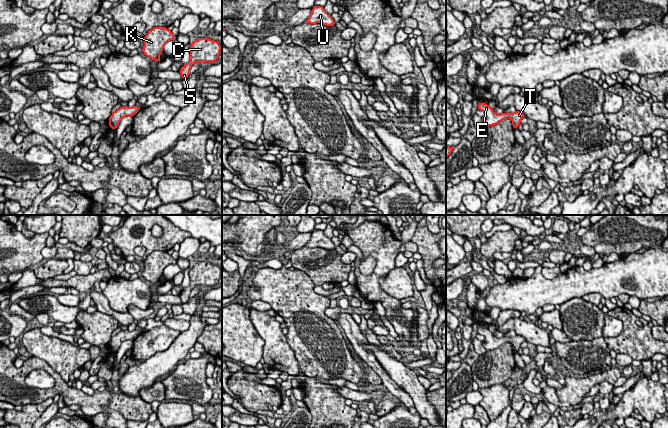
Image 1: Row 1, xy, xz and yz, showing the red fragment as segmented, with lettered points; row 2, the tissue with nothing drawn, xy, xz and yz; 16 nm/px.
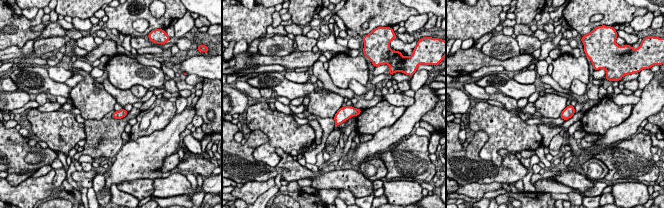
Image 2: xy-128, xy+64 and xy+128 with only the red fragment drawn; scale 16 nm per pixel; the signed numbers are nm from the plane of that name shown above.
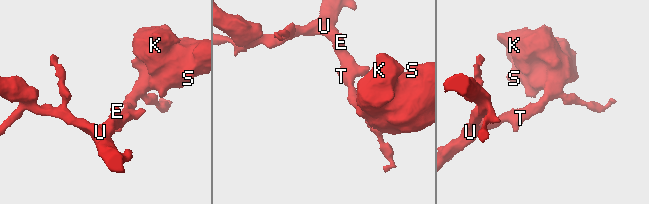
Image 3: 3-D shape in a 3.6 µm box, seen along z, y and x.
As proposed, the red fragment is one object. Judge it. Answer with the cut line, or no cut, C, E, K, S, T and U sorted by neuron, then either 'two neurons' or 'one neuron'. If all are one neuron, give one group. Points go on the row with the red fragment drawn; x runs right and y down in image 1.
no cut | C E K S T U | one neuron

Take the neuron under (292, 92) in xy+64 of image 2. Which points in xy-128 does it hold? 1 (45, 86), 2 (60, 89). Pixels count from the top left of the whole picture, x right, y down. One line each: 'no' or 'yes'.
1: yes
2: yes

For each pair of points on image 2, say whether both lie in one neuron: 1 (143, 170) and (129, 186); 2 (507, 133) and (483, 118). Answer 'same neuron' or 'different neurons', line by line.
1: different neurons
2: same neuron

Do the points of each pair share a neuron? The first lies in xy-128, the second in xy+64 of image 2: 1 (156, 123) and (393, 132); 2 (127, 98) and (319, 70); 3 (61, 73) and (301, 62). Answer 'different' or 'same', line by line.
1: different
2: same
3: different

